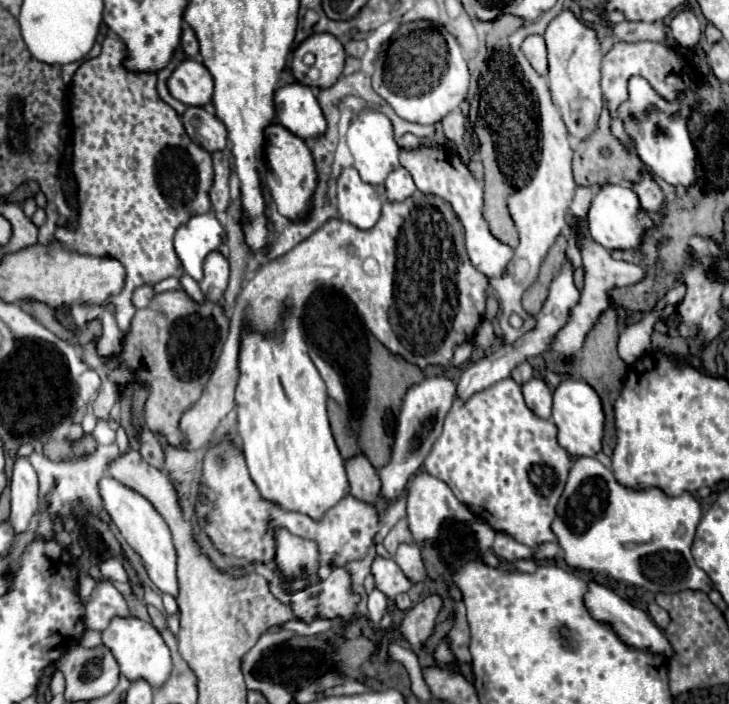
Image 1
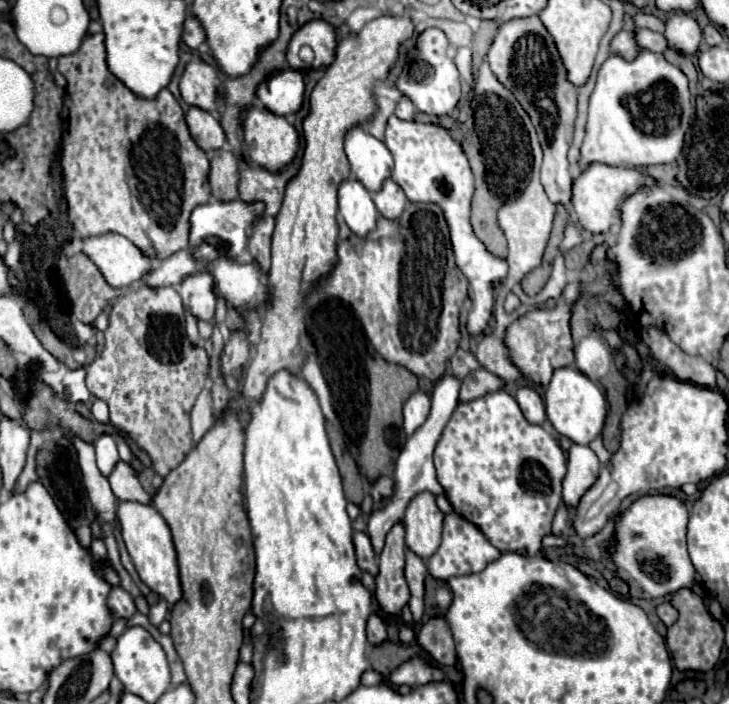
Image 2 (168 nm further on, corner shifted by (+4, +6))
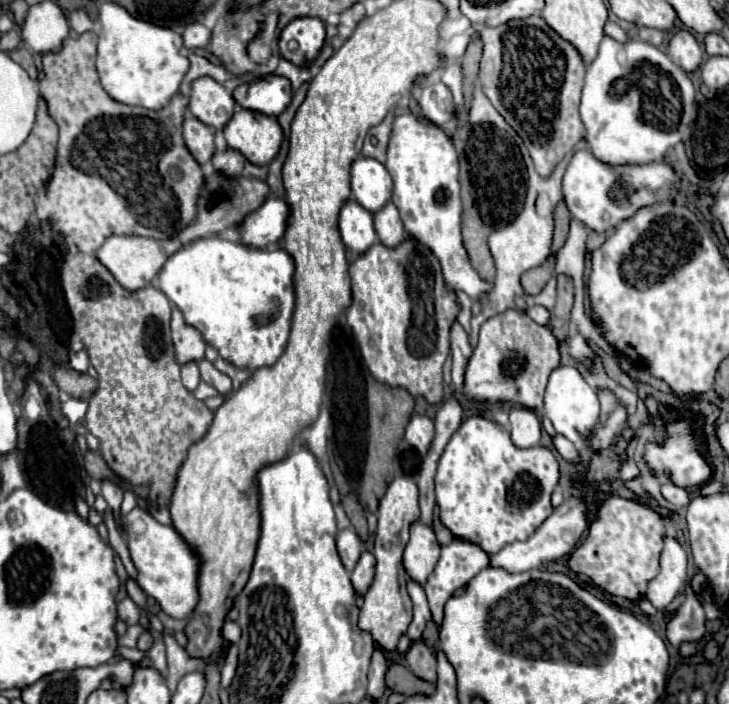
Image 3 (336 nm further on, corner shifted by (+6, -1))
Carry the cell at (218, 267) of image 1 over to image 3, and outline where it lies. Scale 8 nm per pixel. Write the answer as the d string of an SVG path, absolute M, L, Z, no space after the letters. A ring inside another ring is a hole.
M176 307L172 309L170 329L172 329L172 343L174 343L174 355L178 365L184 365L190 361L196 361L196 363L202 361L204 349L206 349L206 345L202 343L202 335L198 335L194 327L184 323L182 313Z

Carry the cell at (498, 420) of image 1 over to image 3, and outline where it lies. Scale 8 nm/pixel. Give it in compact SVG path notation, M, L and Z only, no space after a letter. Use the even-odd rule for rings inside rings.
M470 417L458 427L446 445L438 461L434 483L436 505L440 511L438 517L442 525L450 529L454 537L476 543L486 553L494 553L512 541L526 541L552 513L550 495L558 483L558 461L546 447L518 449L512 445L510 433L504 427L484 417Z

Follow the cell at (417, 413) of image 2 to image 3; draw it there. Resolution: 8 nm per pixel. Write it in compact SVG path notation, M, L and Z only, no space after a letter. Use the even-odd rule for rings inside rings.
M412 415L410 423L406 427L408 445L418 449L422 455L426 455L432 439L434 439L434 421L426 415Z

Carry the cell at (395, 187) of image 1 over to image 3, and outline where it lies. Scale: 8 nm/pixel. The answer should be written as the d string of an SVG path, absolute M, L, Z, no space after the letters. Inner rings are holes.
M388 203L382 211L374 213L374 229L378 235L378 241L386 247L398 247L404 241L404 227L402 219L398 215L398 209Z

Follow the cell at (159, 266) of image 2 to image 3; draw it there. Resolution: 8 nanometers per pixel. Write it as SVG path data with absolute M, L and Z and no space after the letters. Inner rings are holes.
M236 233L194 239L178 249L174 255L170 255L160 271L160 289L182 311L186 323L202 333L206 345L218 351L220 359L232 363L238 369L256 371L260 367L274 365L288 345L296 307L294 259L286 249L268 251L244 245Z

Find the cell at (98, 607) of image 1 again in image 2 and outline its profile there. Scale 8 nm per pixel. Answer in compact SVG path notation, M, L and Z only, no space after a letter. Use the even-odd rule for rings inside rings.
M120 586L110 590L110 594L108 594L108 608L110 608L114 618L130 618L136 612L132 596Z

